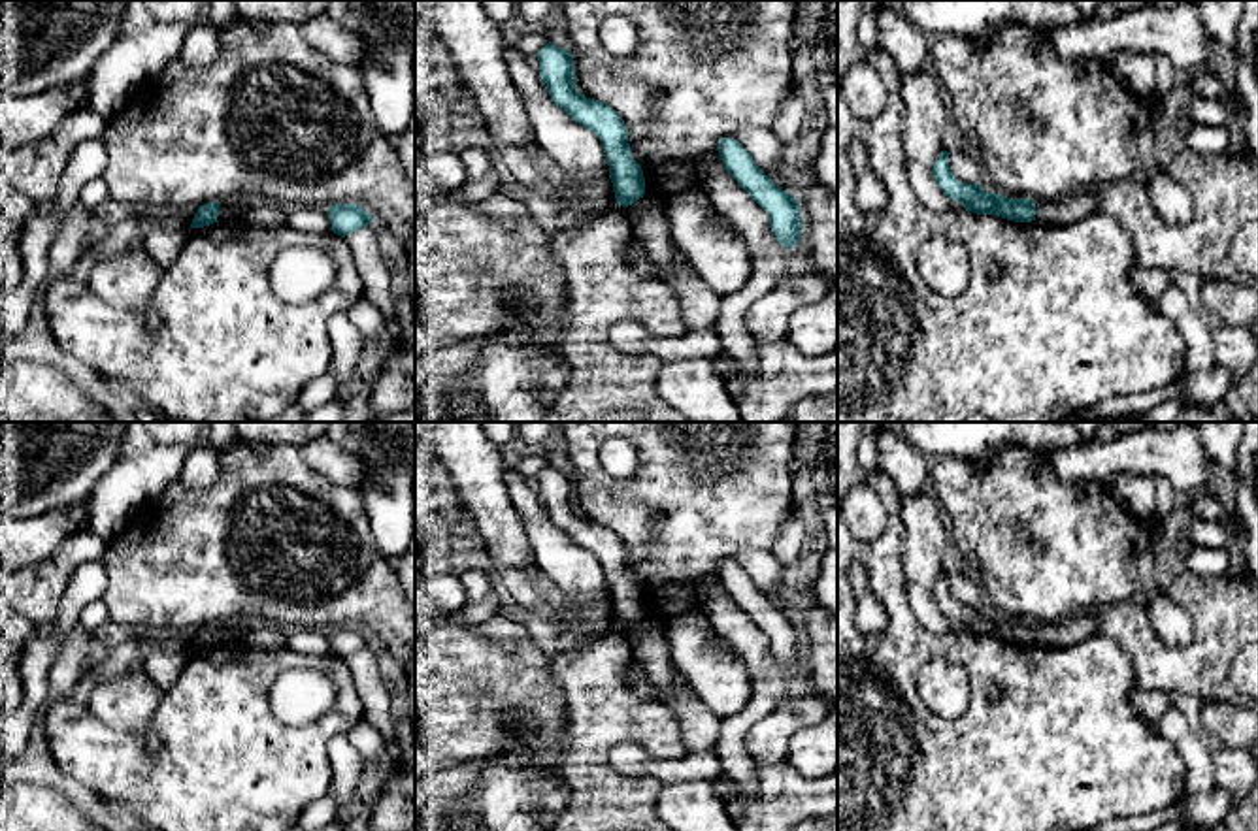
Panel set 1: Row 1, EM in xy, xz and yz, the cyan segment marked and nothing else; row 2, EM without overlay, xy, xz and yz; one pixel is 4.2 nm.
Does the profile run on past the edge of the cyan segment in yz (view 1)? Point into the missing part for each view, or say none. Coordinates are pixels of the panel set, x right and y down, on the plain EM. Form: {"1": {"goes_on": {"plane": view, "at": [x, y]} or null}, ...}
{"1": {"goes_on": null}}

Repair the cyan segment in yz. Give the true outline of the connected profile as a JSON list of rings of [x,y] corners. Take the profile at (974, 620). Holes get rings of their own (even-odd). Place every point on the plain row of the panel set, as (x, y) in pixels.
[[[941,573],[934,584],[934,599],[945,618],[960,624],[966,633],[977,637],[996,637],[1015,644],[1035,643],[1035,624],[1028,620],[1007,620],[985,614],[979,605],[968,607],[956,601],[949,590],[949,575]]]

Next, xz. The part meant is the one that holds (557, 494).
[[[549,464],[539,475],[539,499],[551,522],[575,545],[594,554],[604,569],[615,622],[628,629],[645,616],[641,588],[634,582],[626,546],[621,537],[594,520],[587,520],[575,509],[573,479],[568,471]]]

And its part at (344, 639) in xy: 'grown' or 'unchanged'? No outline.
unchanged

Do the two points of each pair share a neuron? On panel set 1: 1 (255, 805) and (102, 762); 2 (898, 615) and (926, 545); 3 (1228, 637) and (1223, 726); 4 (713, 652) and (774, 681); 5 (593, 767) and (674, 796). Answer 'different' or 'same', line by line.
1: same
2: different
3: different
4: different
5: different

